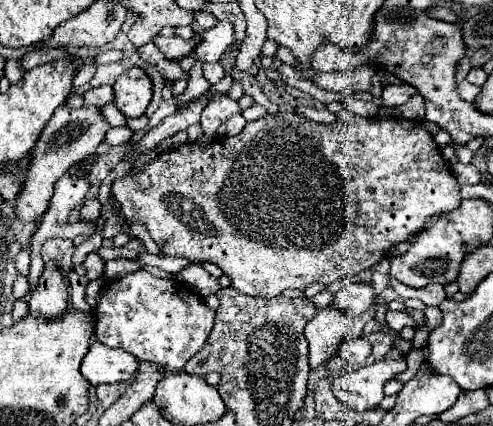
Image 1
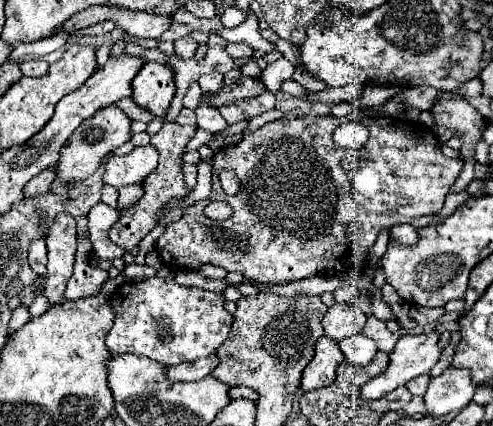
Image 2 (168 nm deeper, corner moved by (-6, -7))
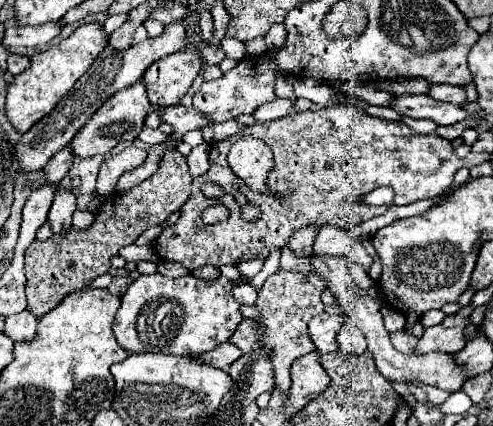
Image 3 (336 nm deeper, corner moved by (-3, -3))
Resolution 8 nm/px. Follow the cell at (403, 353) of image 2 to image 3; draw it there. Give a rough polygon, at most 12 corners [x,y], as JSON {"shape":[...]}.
{"shape":[[473,306],[425,328],[417,354],[465,348]]}

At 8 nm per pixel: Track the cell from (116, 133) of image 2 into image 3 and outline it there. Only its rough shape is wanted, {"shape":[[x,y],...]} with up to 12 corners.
{"shape":[[139,80],[111,96],[73,138],[75,156],[109,156],[151,110]]}

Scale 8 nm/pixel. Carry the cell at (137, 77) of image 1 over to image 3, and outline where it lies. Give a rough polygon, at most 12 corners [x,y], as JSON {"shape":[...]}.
{"shape":[[199,52],[157,60],[143,76],[153,106],[175,106],[197,78]]}

